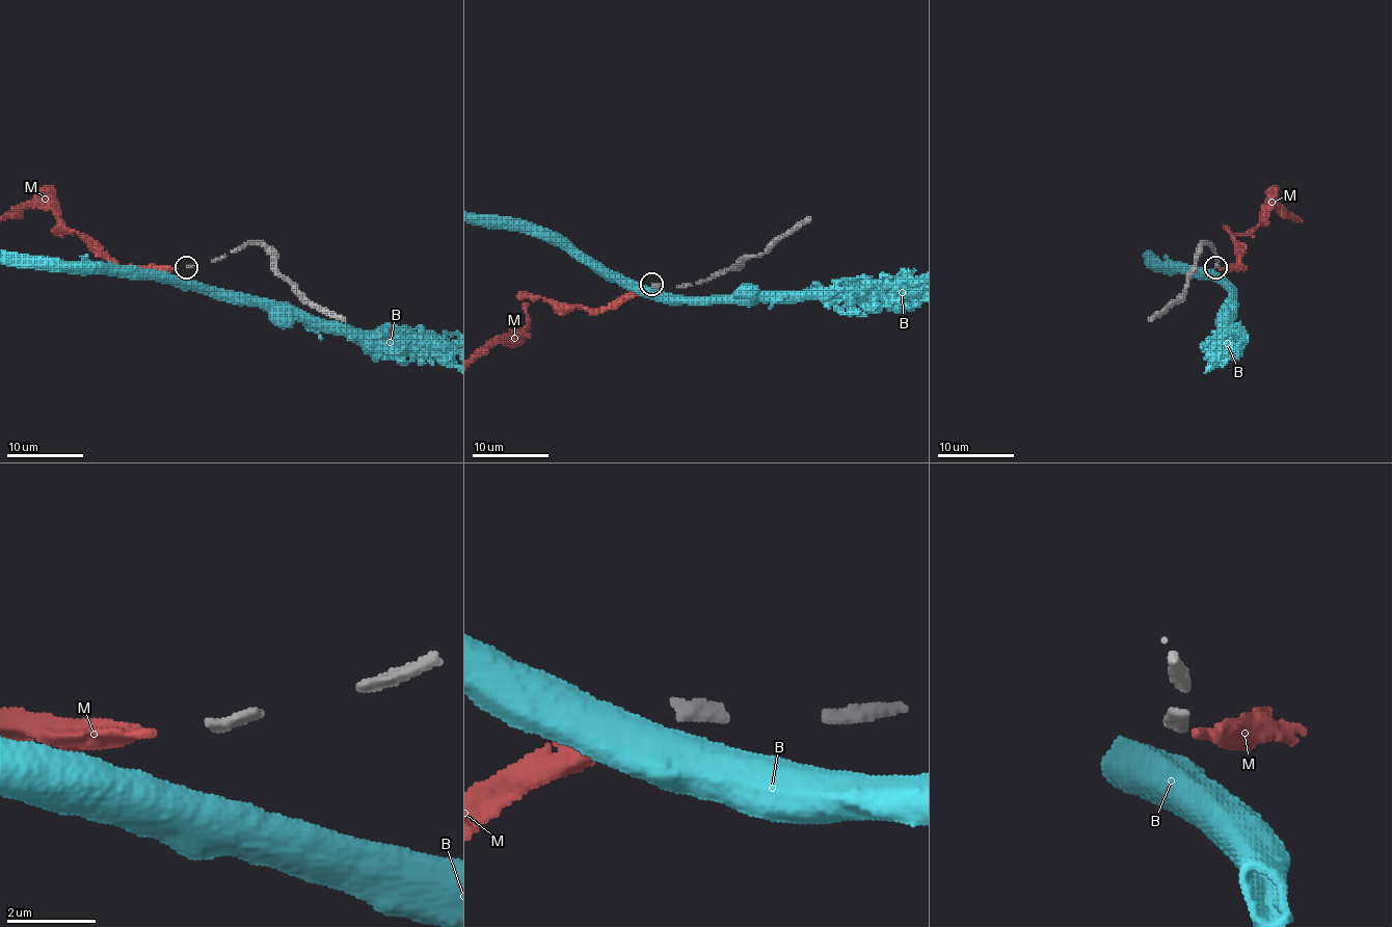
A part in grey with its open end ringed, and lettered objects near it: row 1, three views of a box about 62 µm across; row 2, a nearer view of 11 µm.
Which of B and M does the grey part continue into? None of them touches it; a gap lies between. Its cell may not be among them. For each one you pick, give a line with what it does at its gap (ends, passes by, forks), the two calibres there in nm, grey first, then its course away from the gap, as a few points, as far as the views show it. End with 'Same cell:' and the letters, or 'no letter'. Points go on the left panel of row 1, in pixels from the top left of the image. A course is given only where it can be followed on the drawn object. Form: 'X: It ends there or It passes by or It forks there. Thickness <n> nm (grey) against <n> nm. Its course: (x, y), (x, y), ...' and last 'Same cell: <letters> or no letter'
M: It ends there. Thickness 280 nm (grey) against 220 nm. Its course: (177, 267), (117, 267), (74, 231), (57, 235), (62, 226), (49, 208), (30, 206)
Same cell: M

